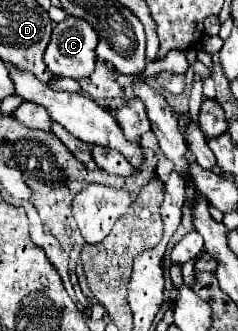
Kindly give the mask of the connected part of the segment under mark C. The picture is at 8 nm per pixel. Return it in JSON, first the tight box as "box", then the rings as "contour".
{"box":[45,16,97,80],"contour":[[[67,16],[53,28],[51,42],[45,50],[45,64],[55,76],[81,80],[95,70],[95,46],[97,46],[97,32],[91,28],[91,24],[77,16]]]}

